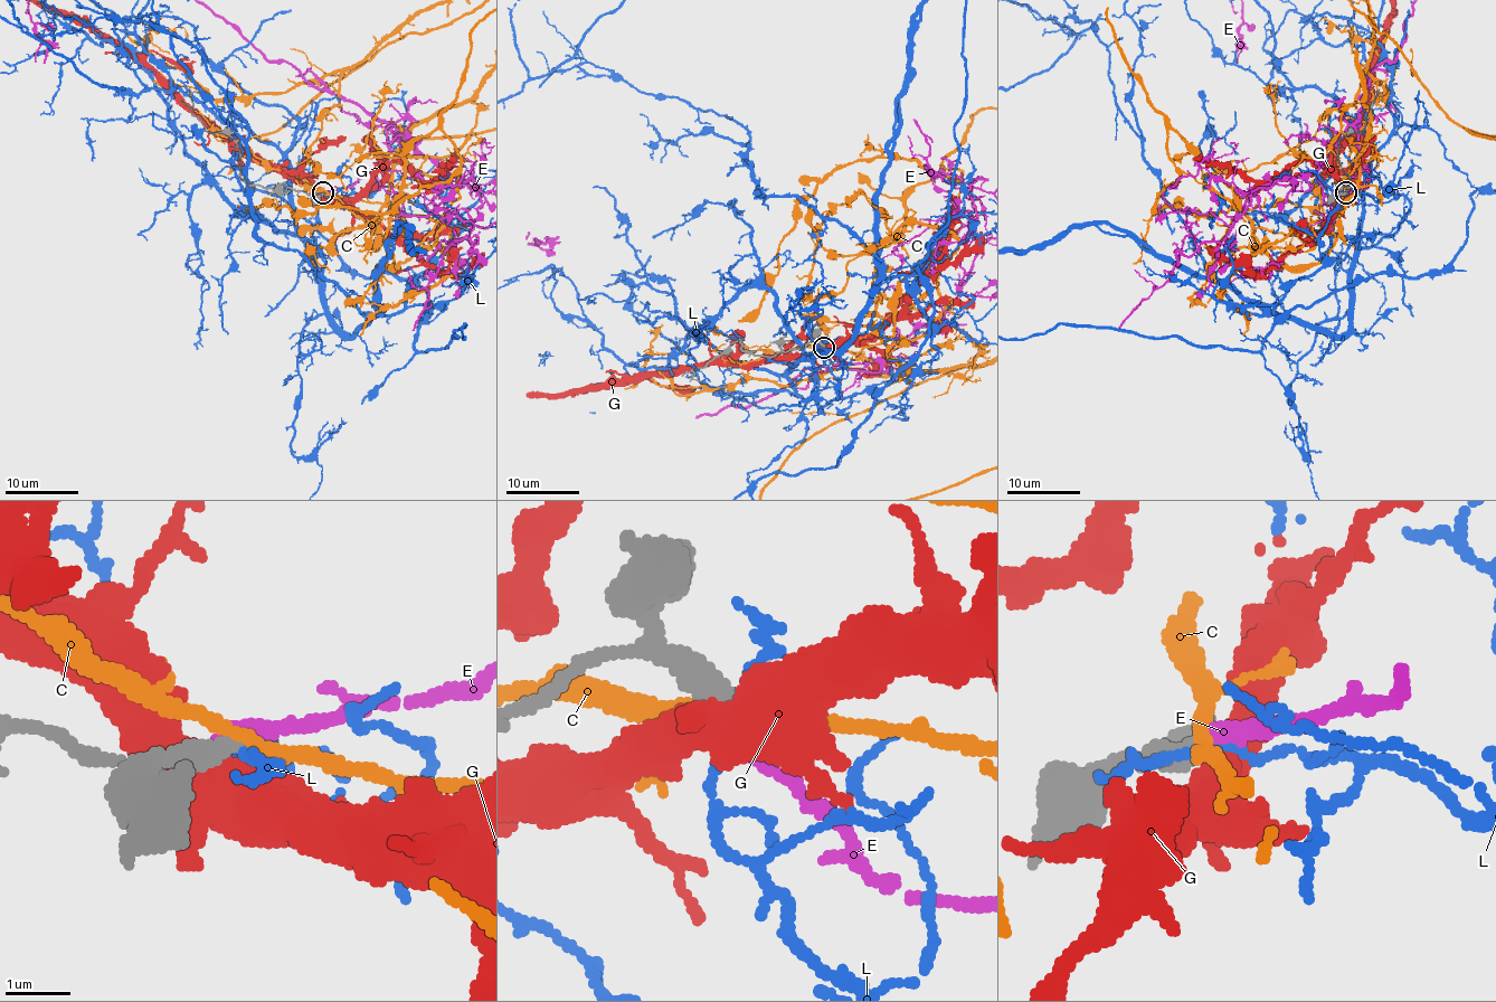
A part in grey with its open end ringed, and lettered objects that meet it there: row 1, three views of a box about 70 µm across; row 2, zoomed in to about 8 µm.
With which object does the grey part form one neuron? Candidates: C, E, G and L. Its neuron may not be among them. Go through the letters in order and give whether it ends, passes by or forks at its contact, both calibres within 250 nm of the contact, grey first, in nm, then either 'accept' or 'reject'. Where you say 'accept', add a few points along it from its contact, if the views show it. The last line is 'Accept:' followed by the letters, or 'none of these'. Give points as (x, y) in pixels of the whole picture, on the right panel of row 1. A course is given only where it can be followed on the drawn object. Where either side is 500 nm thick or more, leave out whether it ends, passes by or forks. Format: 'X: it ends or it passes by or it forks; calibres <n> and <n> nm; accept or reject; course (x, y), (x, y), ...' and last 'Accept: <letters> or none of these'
C: it passes by; calibres 420 and 200 nm; reject
E: it ends; calibres 440 and 240 nm; accept
G: calibres 460 and 500 nm; reject
L: it passes by; calibres 420 and 110 nm; reject
Accept: E

